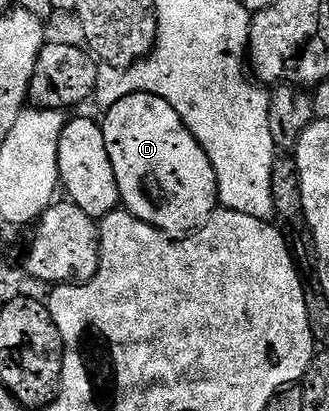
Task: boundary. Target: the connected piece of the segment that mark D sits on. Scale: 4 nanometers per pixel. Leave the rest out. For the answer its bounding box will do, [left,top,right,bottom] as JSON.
[101,93,220,237]

